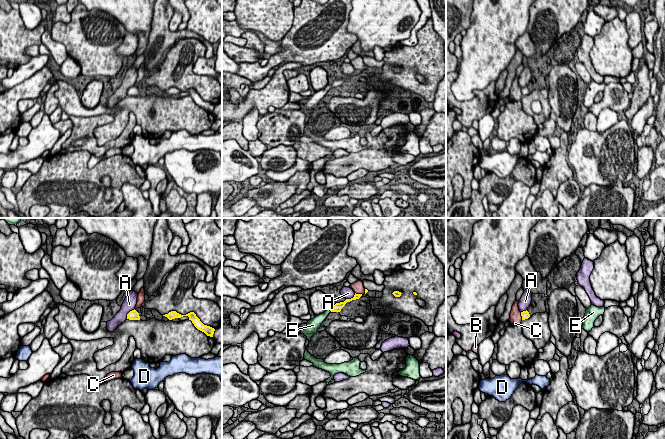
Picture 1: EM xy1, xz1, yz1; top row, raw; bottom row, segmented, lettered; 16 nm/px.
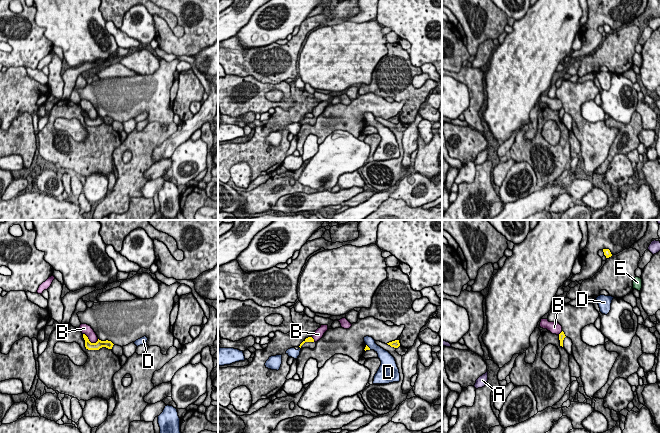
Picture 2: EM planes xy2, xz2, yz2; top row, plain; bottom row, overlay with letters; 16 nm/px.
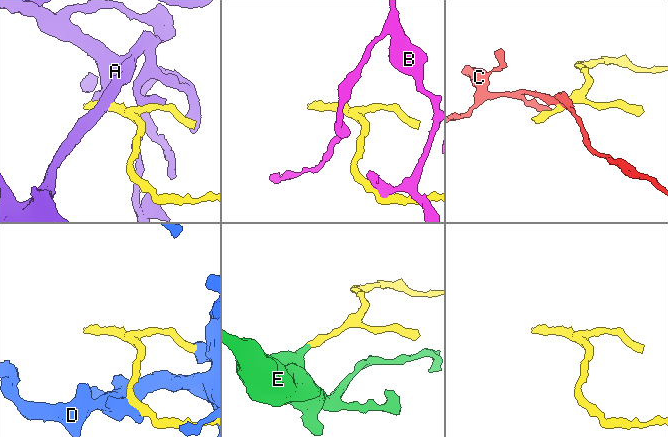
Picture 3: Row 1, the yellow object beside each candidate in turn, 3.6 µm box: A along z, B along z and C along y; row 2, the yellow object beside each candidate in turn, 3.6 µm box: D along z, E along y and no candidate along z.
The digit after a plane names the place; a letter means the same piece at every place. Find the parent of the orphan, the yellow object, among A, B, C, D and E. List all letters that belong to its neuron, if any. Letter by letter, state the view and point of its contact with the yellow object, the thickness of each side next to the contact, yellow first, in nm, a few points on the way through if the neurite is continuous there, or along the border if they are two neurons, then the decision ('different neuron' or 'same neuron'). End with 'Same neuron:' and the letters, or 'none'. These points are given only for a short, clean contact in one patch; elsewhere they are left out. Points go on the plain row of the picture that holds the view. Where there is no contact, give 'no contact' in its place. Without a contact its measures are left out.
A: meets yellow in xy1 at (128, 89); 160 nm thick on the yellow side, 220 nm on the other; border along xy1 (134, 84), (127, 90), (126, 94); different neuron
B: meets yellow in xy2 at (89, 117); 130 nm thick on the yellow side, 160 nm on the other; border along xy2 (83, 109), (91, 118), (98, 116); different neuron
C: meets yellow in yz1 at (521, 91); 130 nm thick on the yellow side, 190 nm on the other; border along yz1 (520, 88), (522, 95); different neuron
D: meets yellow in xz2 at (368, 123); 60 nm thick on the yellow side, 160 nm on the other; different neuron
E: meets yellow in xz1 at (330, 86); 140 nm thick on the yellow side, 160 nm on the other; runs through xz1 (337, 83), (330, 86), (318, 95); same neuron
Same neuron: E

